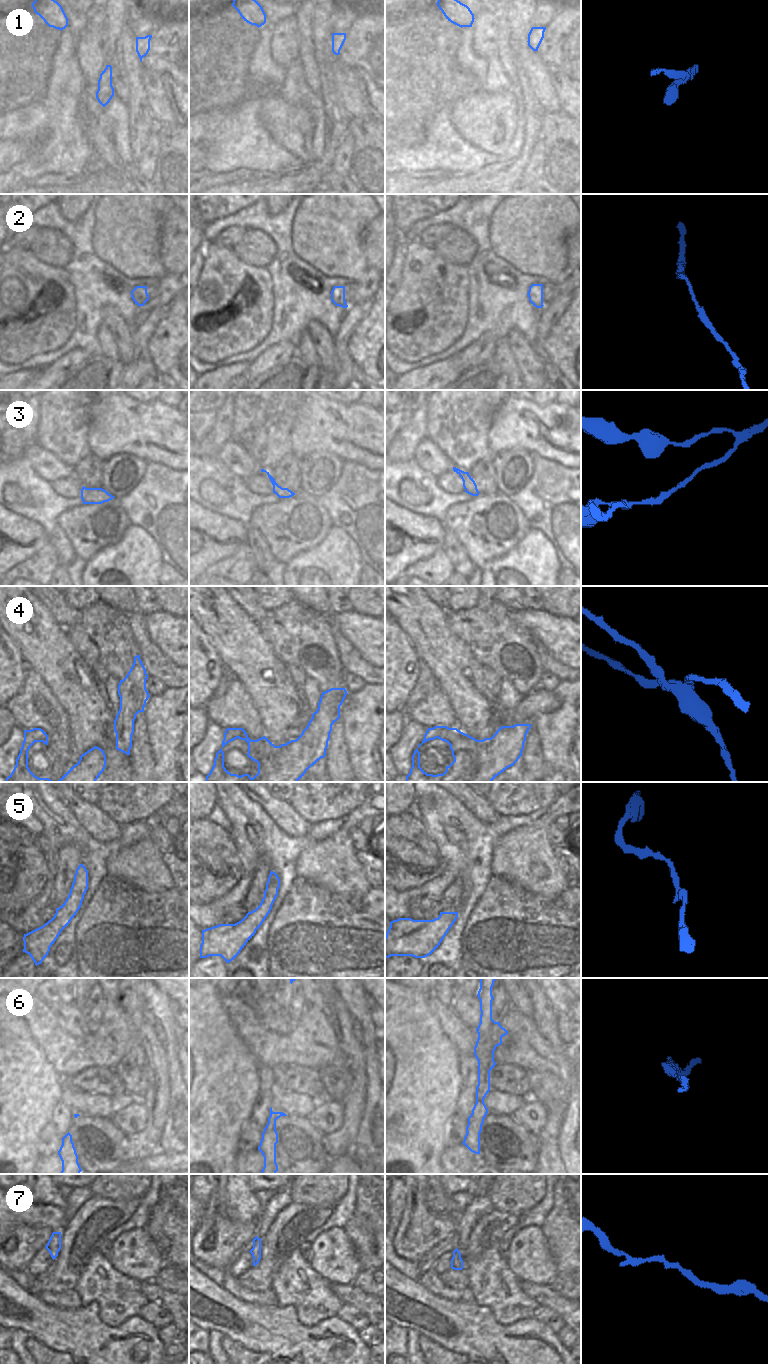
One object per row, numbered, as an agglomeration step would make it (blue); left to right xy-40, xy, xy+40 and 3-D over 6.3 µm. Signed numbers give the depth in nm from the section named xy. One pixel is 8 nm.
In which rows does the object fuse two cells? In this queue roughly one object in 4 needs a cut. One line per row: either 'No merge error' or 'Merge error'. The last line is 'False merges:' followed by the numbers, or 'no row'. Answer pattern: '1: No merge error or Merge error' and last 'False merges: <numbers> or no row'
1: No merge error
2: No merge error
3: No merge error
4: Merge error
5: Merge error
6: No merge error
7: No merge error
False merges: 4, 5

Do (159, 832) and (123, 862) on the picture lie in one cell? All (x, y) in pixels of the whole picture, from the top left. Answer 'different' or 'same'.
different

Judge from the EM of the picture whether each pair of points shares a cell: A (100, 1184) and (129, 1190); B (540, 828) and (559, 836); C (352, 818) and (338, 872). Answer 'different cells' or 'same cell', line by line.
A: same cell
B: different cells
C: same cell

